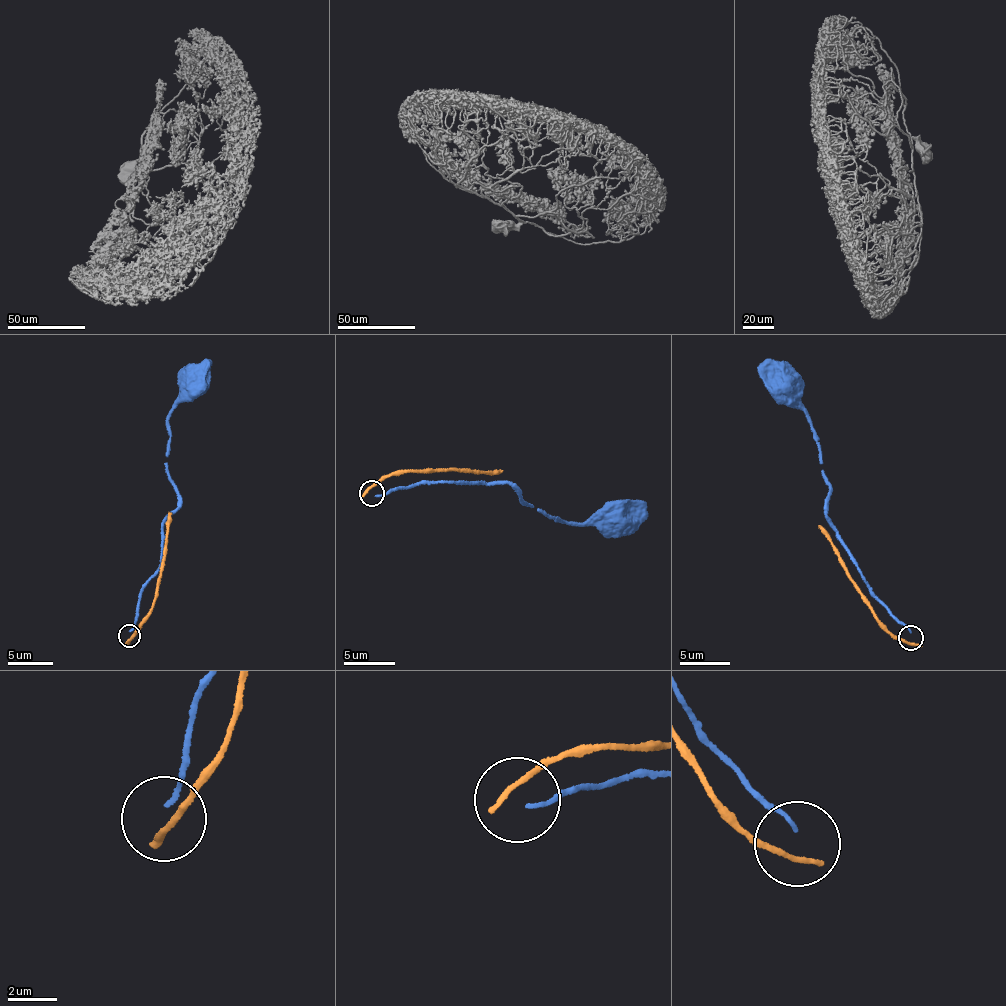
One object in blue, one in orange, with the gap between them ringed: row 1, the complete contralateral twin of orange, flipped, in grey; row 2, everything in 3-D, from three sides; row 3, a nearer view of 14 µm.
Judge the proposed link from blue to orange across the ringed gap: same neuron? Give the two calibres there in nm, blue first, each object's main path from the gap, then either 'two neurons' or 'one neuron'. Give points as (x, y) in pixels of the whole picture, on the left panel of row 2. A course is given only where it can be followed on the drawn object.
180/320 nm | blue via (130, 632), (141, 591), (158, 568), (163, 526), (177, 509), (176, 486), (167, 463), (167, 419), (191, 377) | orange via (128, 640), (138, 632), (152, 606), (168, 512) | two neurons

